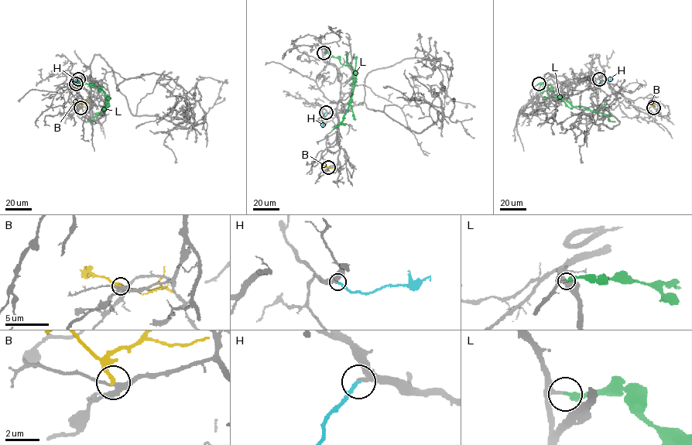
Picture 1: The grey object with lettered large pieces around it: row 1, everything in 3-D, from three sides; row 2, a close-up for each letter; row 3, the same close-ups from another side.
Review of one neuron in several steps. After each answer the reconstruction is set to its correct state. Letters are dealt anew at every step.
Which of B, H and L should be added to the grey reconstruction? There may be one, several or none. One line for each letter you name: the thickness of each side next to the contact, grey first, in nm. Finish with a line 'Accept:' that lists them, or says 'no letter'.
H: 280 nm thick on the grey side, 200 nm on the other
Accept: H

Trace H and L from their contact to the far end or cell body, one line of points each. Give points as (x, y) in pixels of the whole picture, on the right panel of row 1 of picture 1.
H: (599, 79), (613, 79)
L: (539, 83), (550, 85), (554, 94), (573, 107), (585, 107), (600, 112), (615, 121)

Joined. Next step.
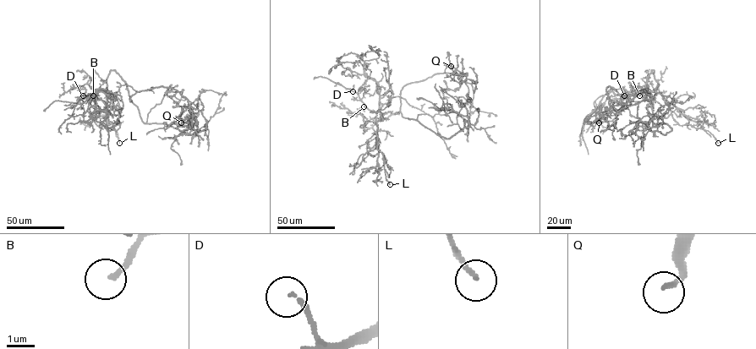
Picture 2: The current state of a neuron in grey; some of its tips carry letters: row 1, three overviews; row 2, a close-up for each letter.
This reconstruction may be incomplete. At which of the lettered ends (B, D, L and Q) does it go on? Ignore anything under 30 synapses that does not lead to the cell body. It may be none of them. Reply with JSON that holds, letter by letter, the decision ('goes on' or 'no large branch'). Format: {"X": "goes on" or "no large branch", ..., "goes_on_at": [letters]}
{"B": "goes on", "D": "no large branch", "L": "no large branch", "Q": "no large branch", "goes_on_at": ["B"]}

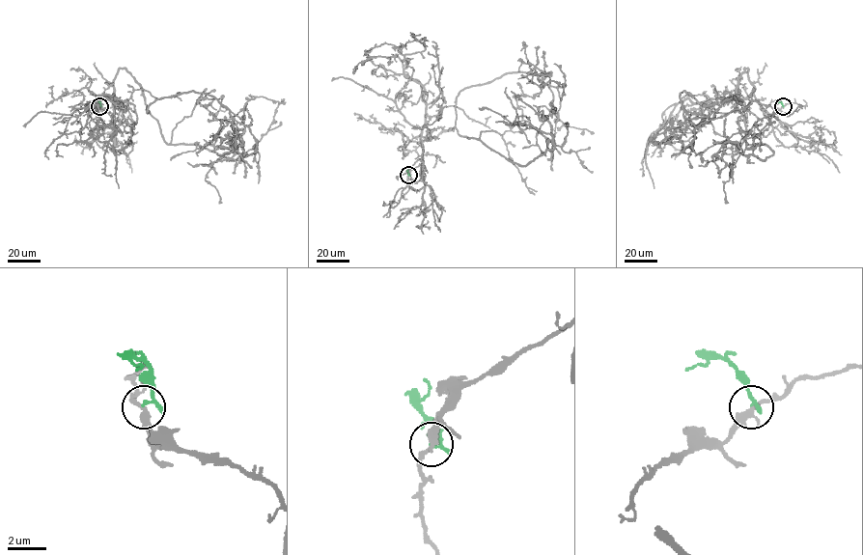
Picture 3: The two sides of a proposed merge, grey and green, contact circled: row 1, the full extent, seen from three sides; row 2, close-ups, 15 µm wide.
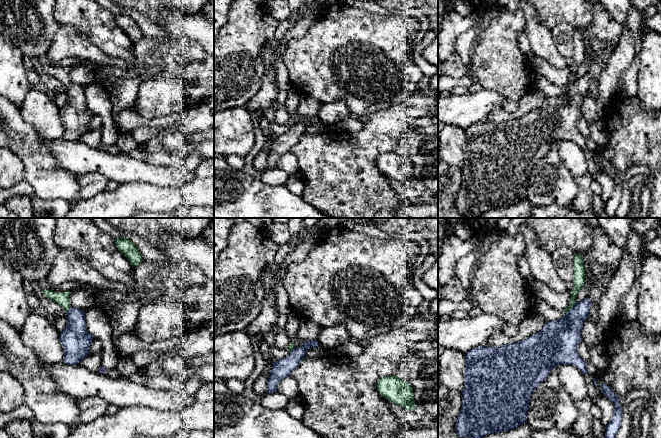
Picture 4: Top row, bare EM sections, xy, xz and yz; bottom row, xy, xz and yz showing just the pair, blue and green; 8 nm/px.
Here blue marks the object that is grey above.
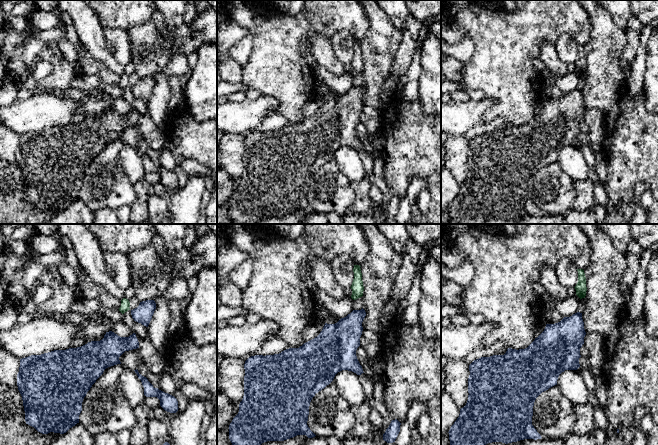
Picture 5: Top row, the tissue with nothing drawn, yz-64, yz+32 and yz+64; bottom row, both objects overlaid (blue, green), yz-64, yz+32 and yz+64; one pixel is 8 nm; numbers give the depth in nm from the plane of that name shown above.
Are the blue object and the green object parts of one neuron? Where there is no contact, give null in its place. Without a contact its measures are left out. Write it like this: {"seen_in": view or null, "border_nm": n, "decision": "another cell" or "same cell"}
{"seen_in": "yz", "border_nm": 130, "decision": "another cell"}

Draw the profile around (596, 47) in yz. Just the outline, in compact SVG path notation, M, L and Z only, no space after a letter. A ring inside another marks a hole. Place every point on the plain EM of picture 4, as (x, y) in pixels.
M591 39L588 47L585 47L585 58L583 63L576 71L575 77L580 78L588 73L591 59L594 55L601 54L605 49L609 48L605 42L598 39Z

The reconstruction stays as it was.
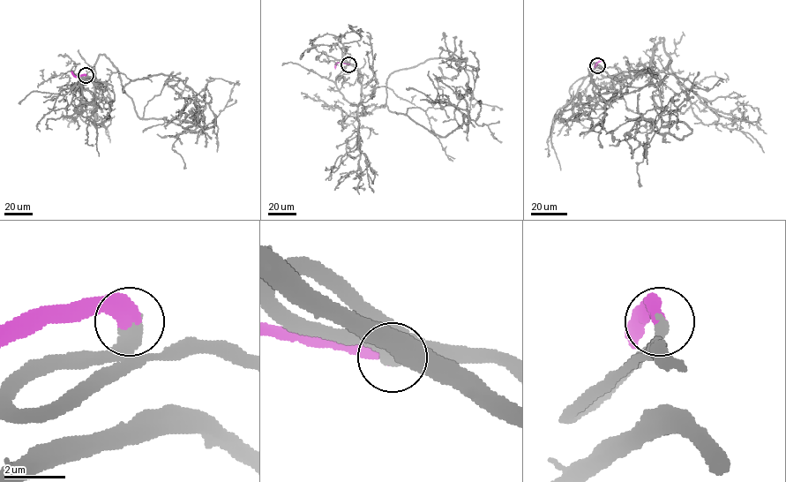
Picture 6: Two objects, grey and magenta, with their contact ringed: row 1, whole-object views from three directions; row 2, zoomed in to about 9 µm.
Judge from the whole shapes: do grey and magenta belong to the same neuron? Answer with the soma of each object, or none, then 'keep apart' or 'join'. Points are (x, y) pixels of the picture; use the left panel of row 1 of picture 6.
grey none | magenta none | join

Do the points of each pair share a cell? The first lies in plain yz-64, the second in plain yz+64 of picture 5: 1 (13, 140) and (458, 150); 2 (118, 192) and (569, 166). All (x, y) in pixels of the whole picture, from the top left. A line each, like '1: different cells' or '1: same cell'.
1: same cell
2: different cells

